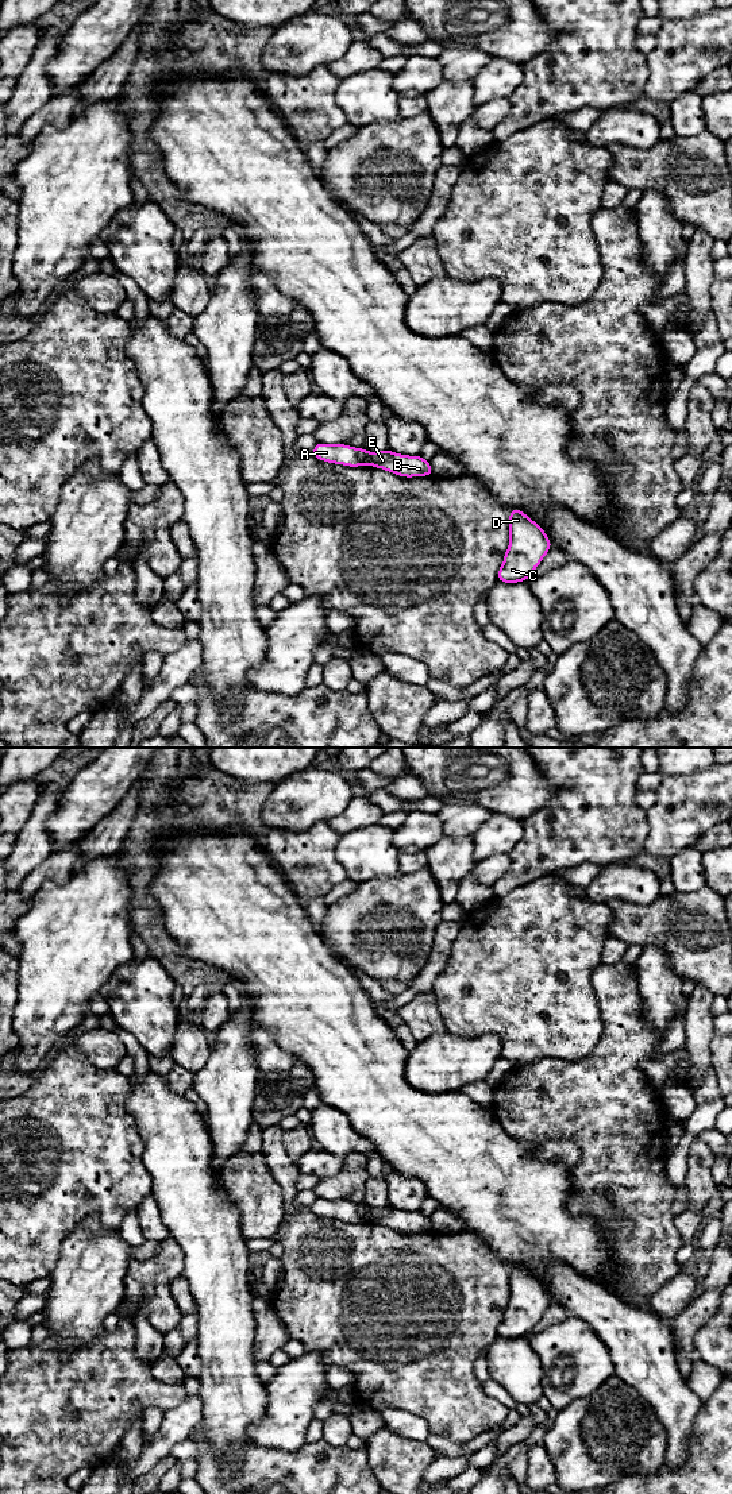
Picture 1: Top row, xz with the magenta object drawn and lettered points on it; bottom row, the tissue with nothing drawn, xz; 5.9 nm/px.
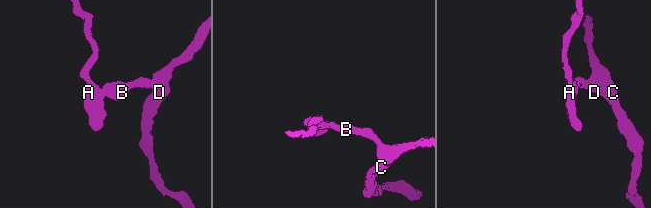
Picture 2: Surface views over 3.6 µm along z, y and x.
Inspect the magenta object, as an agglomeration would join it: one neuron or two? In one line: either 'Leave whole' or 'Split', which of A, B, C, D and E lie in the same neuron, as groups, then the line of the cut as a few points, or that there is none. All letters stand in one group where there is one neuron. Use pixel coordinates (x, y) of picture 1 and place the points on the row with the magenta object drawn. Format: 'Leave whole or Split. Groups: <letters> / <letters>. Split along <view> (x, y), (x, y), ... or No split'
Split. Groups: A / B C D E. Split along xz (369, 452), (365, 463)

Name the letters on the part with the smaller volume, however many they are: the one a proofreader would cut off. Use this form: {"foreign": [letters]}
{"foreign": ["A"]}

